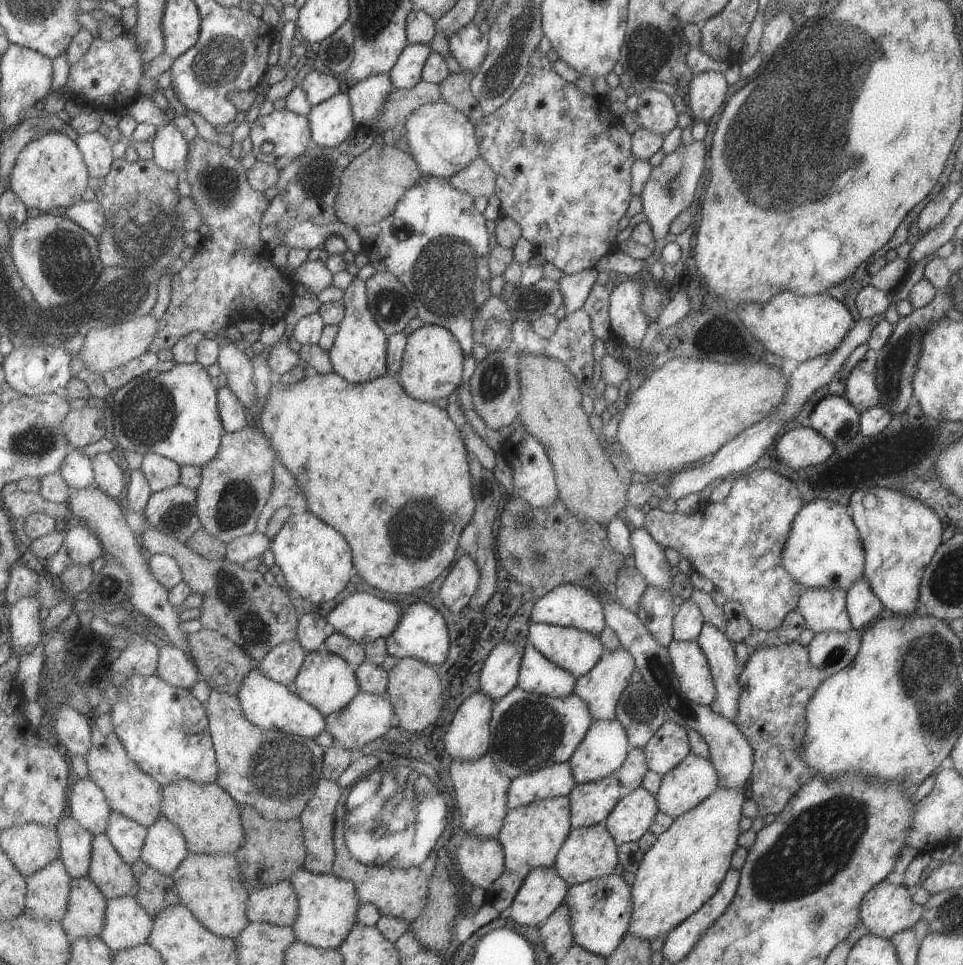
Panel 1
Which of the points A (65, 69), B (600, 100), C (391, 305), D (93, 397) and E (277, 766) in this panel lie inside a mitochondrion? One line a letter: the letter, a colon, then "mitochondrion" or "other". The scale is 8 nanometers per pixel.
A: other
B: other
C: mitochondrion
D: other
E: mitochondrion

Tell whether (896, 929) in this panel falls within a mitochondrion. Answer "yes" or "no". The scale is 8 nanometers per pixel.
no

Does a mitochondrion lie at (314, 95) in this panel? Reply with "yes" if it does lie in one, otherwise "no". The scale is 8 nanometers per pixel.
no

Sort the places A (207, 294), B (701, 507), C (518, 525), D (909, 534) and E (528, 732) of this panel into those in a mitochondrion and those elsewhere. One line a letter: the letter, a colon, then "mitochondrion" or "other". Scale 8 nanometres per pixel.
A: other
B: other
C: mitochondrion
D: mitochondrion
E: mitochondrion

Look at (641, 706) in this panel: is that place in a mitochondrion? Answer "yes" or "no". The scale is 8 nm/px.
yes

